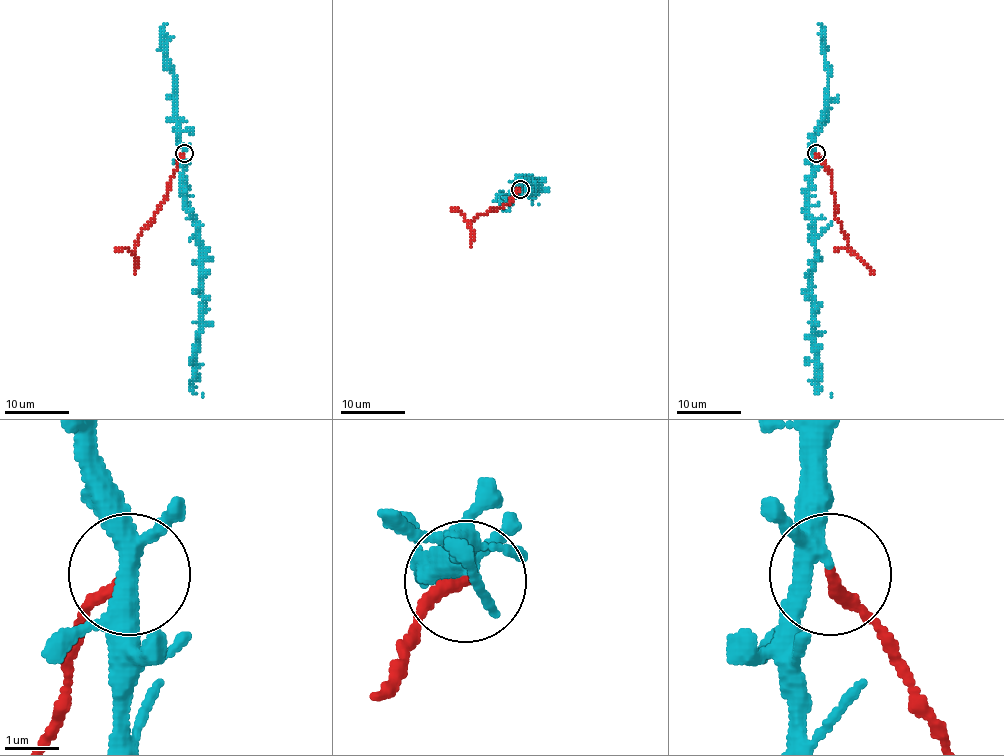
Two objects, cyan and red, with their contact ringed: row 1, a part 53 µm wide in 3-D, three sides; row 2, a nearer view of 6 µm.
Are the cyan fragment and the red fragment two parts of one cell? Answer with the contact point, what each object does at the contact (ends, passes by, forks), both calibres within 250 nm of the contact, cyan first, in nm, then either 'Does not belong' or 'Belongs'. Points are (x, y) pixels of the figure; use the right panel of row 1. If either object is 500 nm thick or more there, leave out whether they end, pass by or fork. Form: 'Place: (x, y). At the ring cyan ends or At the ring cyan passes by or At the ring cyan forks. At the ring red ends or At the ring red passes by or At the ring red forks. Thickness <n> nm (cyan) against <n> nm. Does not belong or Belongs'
Place: (816, 153). At the ring cyan forks. At the ring red ends. Thickness 280 nm (cyan) against 200 nm. Does not belong

